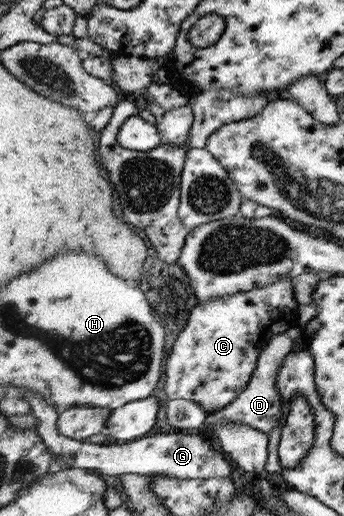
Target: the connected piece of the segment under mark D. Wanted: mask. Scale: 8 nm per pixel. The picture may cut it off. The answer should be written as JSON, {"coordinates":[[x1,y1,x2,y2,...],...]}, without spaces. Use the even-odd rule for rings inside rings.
{"coordinates":[[293,326,289,330,279,334,277,337,271,338,263,349,262,356,259,357,257,369,254,370,254,376,251,378,246,389,231,402,230,405,224,407,215,413,209,413,205,426,211,430,215,430,216,426,223,420,243,423,244,425,255,427,264,433,271,432,274,428,280,426,282,417,282,398,276,387,276,380,279,369,283,363,283,359,291,352,294,340,302,336,304,326]]}

